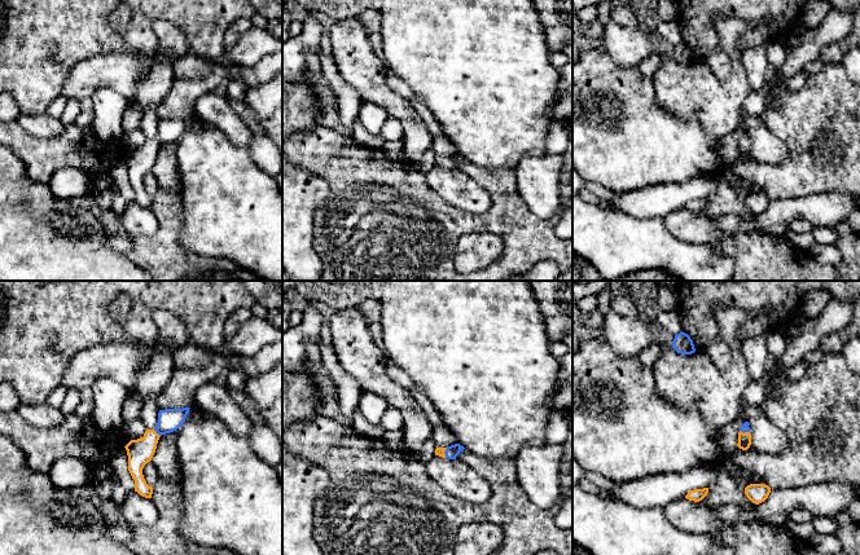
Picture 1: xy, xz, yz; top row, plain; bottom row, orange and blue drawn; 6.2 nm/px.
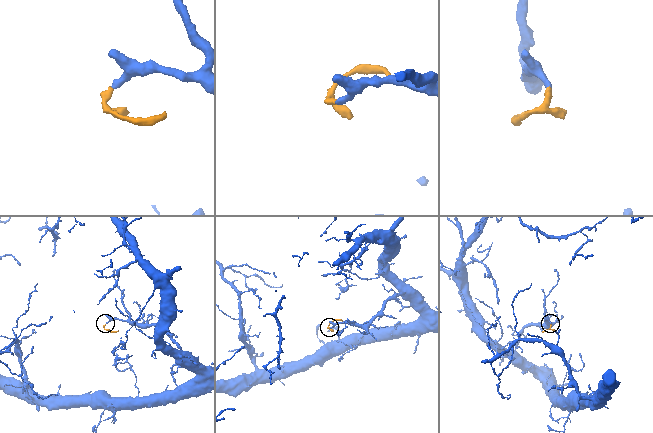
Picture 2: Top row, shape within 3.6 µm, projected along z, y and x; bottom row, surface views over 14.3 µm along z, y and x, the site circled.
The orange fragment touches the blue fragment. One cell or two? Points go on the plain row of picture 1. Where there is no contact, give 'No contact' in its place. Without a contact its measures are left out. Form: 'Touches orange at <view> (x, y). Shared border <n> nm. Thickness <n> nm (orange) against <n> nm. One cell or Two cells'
Touches orange at xy (157, 144). Shared border 60 nm. Thickness 160 nm (orange) against 140 nm. One cell

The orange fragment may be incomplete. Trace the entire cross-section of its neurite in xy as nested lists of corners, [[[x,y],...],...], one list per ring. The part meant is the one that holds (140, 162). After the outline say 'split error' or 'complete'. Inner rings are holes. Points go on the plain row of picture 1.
[[[189,119],[159,120],[157,137],[154,140],[146,140],[141,149],[131,150],[124,157],[128,166],[128,181],[135,190],[135,202],[140,206],[152,208],[153,198],[146,194],[142,179],[152,171],[159,147],[176,141],[185,132]]]; split error

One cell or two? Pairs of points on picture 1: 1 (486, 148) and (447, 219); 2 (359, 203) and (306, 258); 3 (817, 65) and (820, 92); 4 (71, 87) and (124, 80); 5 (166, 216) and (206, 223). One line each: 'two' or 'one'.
1: two
2: two
3: two
4: one
5: two

